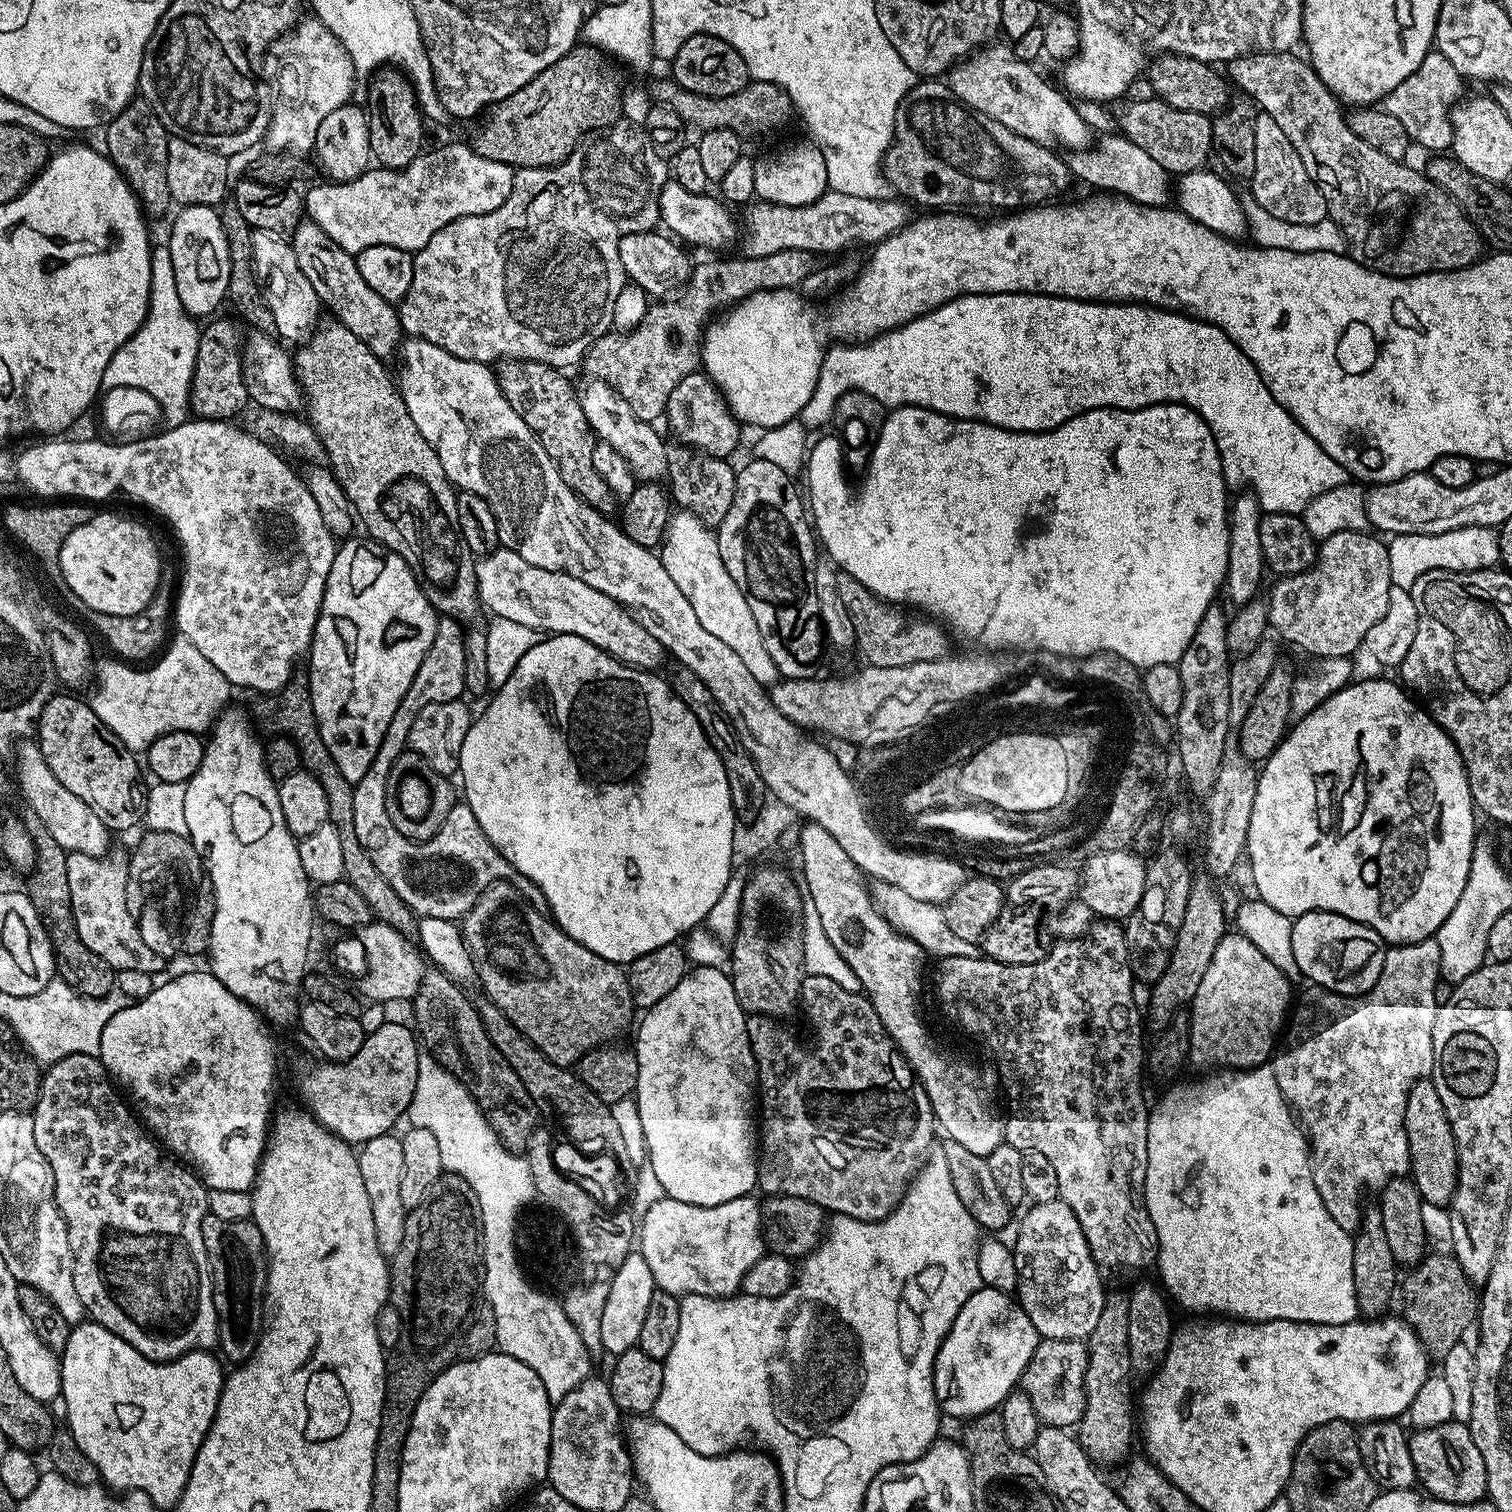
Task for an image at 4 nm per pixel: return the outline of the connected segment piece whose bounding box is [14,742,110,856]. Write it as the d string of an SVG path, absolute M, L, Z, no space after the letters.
M21 743L15 749L15 756L14 776L18 781L18 790L20 788L25 800L32 808L31 813L46 826L46 830L54 838L54 842L58 842L58 846L62 846L67 853L81 852L91 856L101 855L109 847L107 844L110 831L102 824L101 819L94 814L93 810L82 802L82 799L72 794L54 776L54 771L50 770L50 766L46 766L46 758L42 758L39 743Z

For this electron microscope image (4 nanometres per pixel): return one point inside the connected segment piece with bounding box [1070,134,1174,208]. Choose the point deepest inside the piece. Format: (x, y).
(1121, 168)

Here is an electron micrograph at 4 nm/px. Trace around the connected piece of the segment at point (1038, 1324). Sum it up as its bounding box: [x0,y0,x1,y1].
[1014,1199,1105,1340]

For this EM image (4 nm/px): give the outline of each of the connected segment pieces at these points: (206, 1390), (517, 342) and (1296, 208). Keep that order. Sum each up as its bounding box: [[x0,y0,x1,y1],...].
[[60,1322,225,1510],[398,122,669,370],[1250,111,1328,224]]

